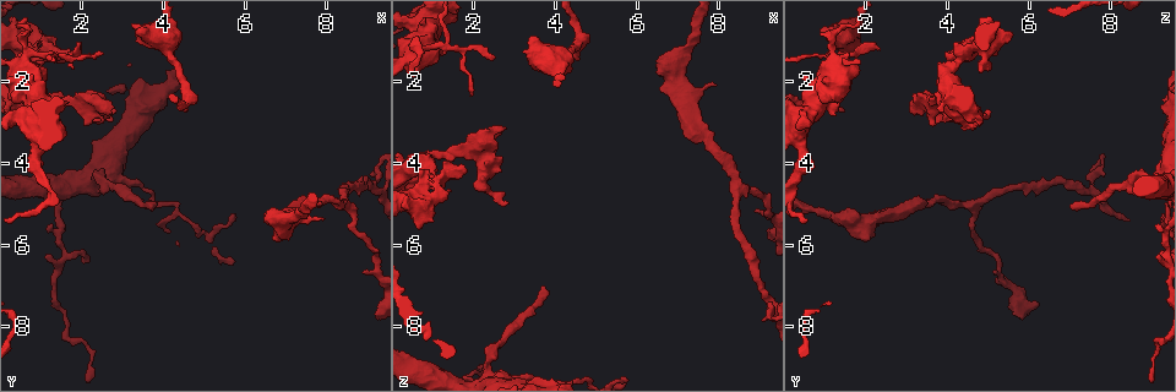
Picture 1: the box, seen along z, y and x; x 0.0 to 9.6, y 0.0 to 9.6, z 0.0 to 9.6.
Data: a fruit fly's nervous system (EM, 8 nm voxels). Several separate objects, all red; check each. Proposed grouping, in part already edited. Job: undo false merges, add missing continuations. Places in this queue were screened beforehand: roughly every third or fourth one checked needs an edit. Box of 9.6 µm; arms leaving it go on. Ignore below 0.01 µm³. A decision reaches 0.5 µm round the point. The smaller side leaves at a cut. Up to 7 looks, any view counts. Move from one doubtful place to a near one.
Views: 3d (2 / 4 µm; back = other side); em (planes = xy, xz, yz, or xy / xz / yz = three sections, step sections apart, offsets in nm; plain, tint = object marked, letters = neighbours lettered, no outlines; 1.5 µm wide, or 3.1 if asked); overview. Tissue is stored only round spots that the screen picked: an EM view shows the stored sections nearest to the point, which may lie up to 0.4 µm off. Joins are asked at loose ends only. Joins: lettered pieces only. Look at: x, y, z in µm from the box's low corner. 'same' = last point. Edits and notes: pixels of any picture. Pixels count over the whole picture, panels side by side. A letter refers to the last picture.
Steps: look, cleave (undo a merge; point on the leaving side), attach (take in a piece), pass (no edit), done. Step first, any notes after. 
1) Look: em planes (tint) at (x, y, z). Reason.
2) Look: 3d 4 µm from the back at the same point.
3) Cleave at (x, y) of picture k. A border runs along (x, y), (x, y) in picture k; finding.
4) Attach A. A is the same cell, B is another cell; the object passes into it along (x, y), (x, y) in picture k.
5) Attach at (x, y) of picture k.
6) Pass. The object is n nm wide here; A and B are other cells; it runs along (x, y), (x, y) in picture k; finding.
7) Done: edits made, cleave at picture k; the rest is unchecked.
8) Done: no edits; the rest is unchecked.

Look: 3d 4 µm at (3.70, 5.05, 7.05).

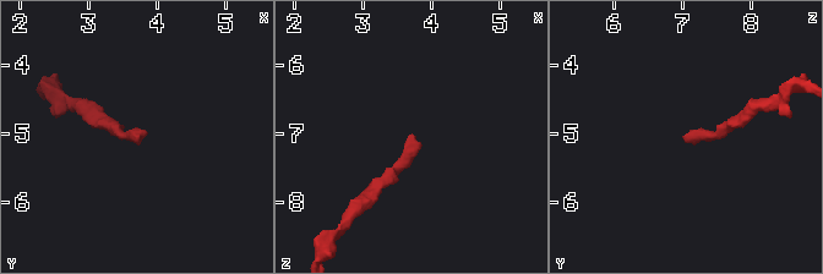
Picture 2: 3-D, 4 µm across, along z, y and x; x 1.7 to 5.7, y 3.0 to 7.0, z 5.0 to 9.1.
Look: em xy step 8 (letters) at (3.70, 5.05, 7.05). Need the tissue.

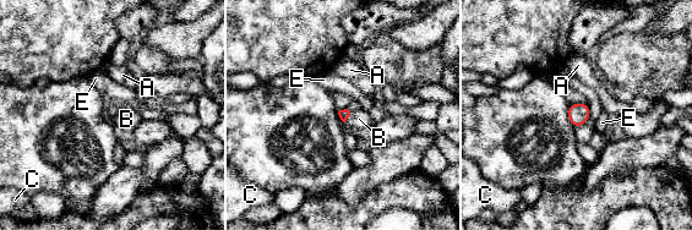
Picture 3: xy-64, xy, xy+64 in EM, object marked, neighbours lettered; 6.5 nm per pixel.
Look: em yz step 4 (letters) at the same point.

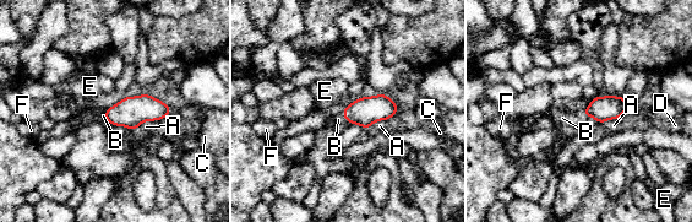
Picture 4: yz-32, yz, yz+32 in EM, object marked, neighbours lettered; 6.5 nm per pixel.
Attach B. The longest contact is with A, 150 nm; B is the same cell, A, C, D, E and F are other cells; it goes on there.

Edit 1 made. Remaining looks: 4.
Look: overview. Redraw.

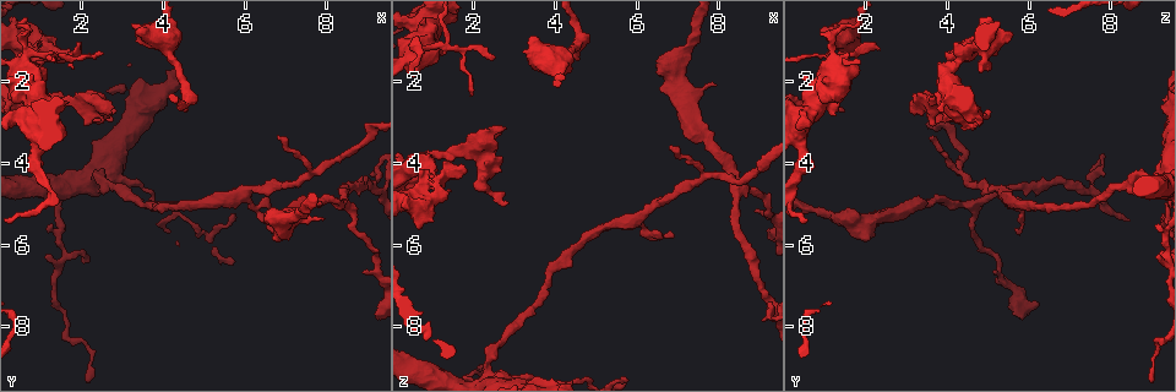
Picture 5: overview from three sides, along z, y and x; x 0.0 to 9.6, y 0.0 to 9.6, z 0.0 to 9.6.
Look: em planes (letters) at (1.55, 1.30, 1.25). Sharp bend.

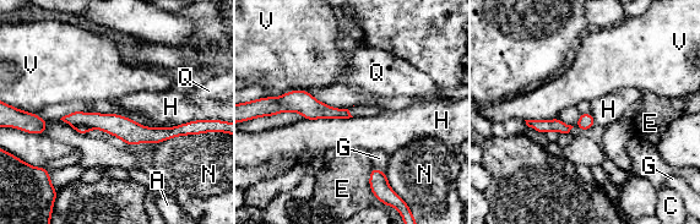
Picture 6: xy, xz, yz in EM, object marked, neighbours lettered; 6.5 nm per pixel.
Cleave at (81, 129) of picture 6. The longest contact is with H, 320 nm; A, C, E, G, H, N, Q and V are other cells; the part that leaves runs along (530, 123), (558, 125), (566, 129) in picture 6; a second neuron is stuck on.

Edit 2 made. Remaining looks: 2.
Done: edits made, attach at picture 4, cleave at picture 6; the rest is unchecked.

